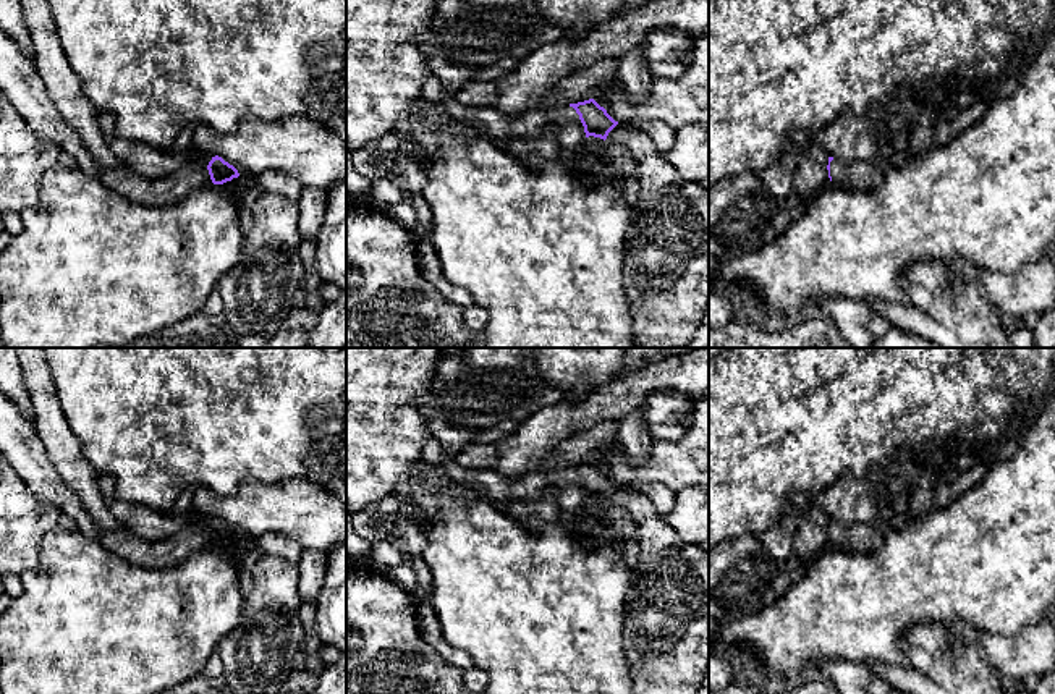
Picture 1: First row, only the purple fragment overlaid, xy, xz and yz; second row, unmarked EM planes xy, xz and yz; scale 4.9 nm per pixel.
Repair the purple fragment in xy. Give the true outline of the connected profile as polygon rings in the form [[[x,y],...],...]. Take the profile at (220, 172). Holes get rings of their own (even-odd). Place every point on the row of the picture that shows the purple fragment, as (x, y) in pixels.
[[[218,155],[212,157],[207,170],[214,184],[223,184],[239,176],[238,170]]]

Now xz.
[[[451,95],[443,97],[443,105],[456,121],[497,141],[536,139],[552,129],[568,159],[589,136],[625,146],[639,181],[623,260],[634,343],[683,348],[693,340],[709,307],[707,188],[678,180],[647,133],[615,121],[594,99],[515,116],[494,107],[466,107]]]

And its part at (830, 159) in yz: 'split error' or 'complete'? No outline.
split error

